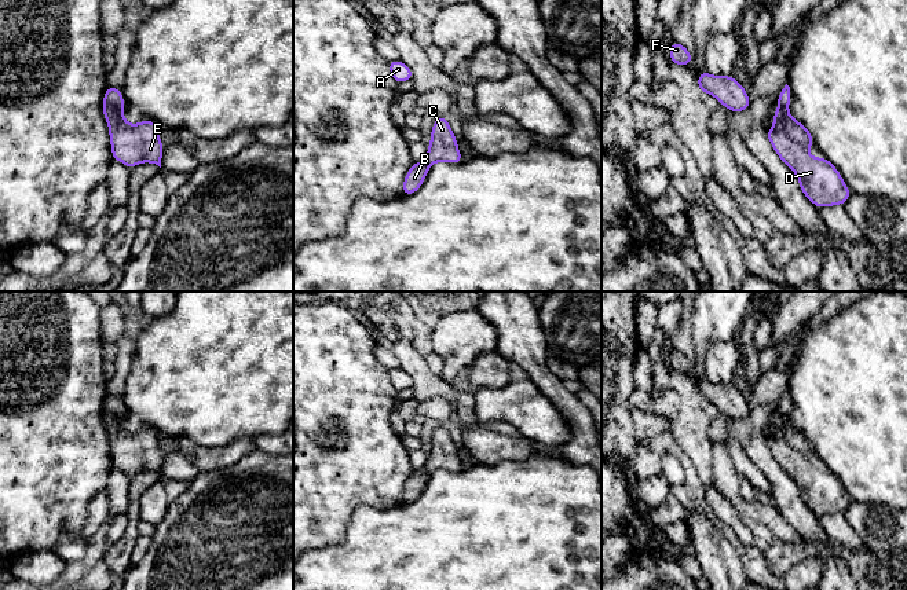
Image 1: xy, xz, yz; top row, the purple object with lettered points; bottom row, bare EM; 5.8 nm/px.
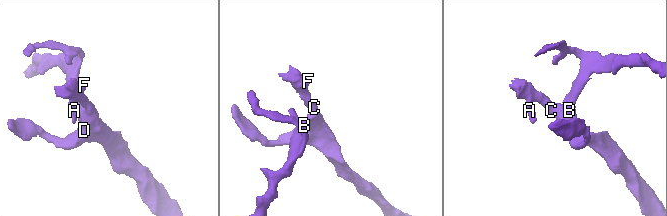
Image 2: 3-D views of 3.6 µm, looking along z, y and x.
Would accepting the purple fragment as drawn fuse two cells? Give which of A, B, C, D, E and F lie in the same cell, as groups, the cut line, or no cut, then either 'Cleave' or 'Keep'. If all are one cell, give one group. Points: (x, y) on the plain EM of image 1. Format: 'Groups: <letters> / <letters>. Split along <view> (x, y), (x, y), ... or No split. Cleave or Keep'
Groups: A B C D E F. No split. Keep

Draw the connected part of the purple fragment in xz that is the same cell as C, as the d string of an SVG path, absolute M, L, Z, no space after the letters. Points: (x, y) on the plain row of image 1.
M440 424L435 428L427 463L423 470L414 470L407 479L403 488L402 502L412 503L417 501L424 491L431 473L439 469L461 472L462 463L458 458L457 450L458 448L456 447L446 424Z

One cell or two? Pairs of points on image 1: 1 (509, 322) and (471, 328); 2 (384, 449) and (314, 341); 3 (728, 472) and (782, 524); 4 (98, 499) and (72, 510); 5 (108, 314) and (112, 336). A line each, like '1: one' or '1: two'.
1: two
2: one
3: one
4: two
5: one

